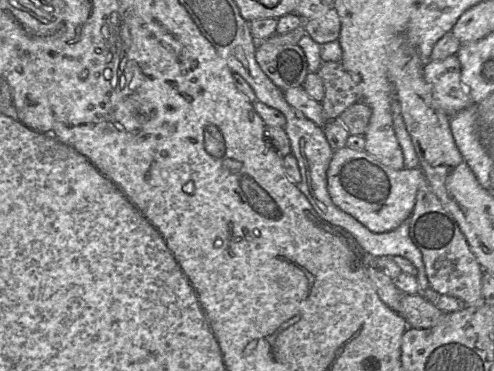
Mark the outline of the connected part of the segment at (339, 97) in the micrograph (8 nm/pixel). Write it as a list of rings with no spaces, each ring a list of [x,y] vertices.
[[[323,62],[317,73],[324,84],[321,104],[328,121],[338,120],[348,107],[362,101],[360,76],[347,71],[341,62]]]

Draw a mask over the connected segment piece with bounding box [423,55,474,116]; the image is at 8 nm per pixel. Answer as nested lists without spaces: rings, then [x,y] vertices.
[[[456,55],[440,61],[428,60],[423,76],[432,88],[434,101],[448,116],[474,103],[461,82],[461,65]]]

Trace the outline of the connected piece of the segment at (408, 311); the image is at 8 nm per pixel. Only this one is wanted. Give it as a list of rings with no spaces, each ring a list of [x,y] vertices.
[[[402,294],[400,308],[398,311],[409,327],[431,328],[436,326],[443,315],[434,304],[426,300],[420,294]]]

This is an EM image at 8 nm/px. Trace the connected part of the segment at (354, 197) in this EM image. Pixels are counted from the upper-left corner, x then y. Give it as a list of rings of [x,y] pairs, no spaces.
[[[347,146],[334,152],[327,170],[327,189],[333,203],[374,233],[396,229],[414,209],[416,195],[425,175],[420,167],[400,170],[383,165],[364,151]]]

